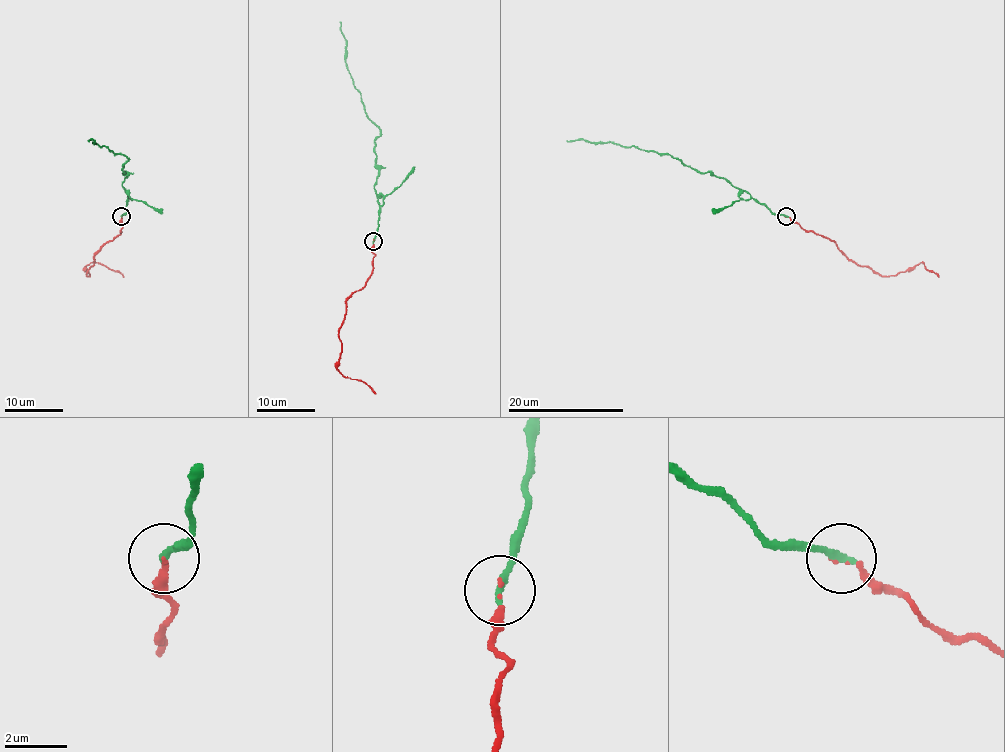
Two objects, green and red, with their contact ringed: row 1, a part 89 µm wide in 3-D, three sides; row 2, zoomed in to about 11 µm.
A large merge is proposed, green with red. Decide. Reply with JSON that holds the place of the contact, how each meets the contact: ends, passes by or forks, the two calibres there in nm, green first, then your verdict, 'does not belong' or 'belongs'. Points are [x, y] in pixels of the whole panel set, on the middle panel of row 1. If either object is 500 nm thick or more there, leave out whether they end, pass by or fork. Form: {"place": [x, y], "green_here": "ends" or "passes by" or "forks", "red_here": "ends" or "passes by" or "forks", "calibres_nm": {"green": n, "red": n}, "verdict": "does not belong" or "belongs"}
{"place": [373, 241], "green_here": "ends", "red_here": "ends", "calibres_nm": {"green": 240, "red": 70}, "verdict": "belongs"}

